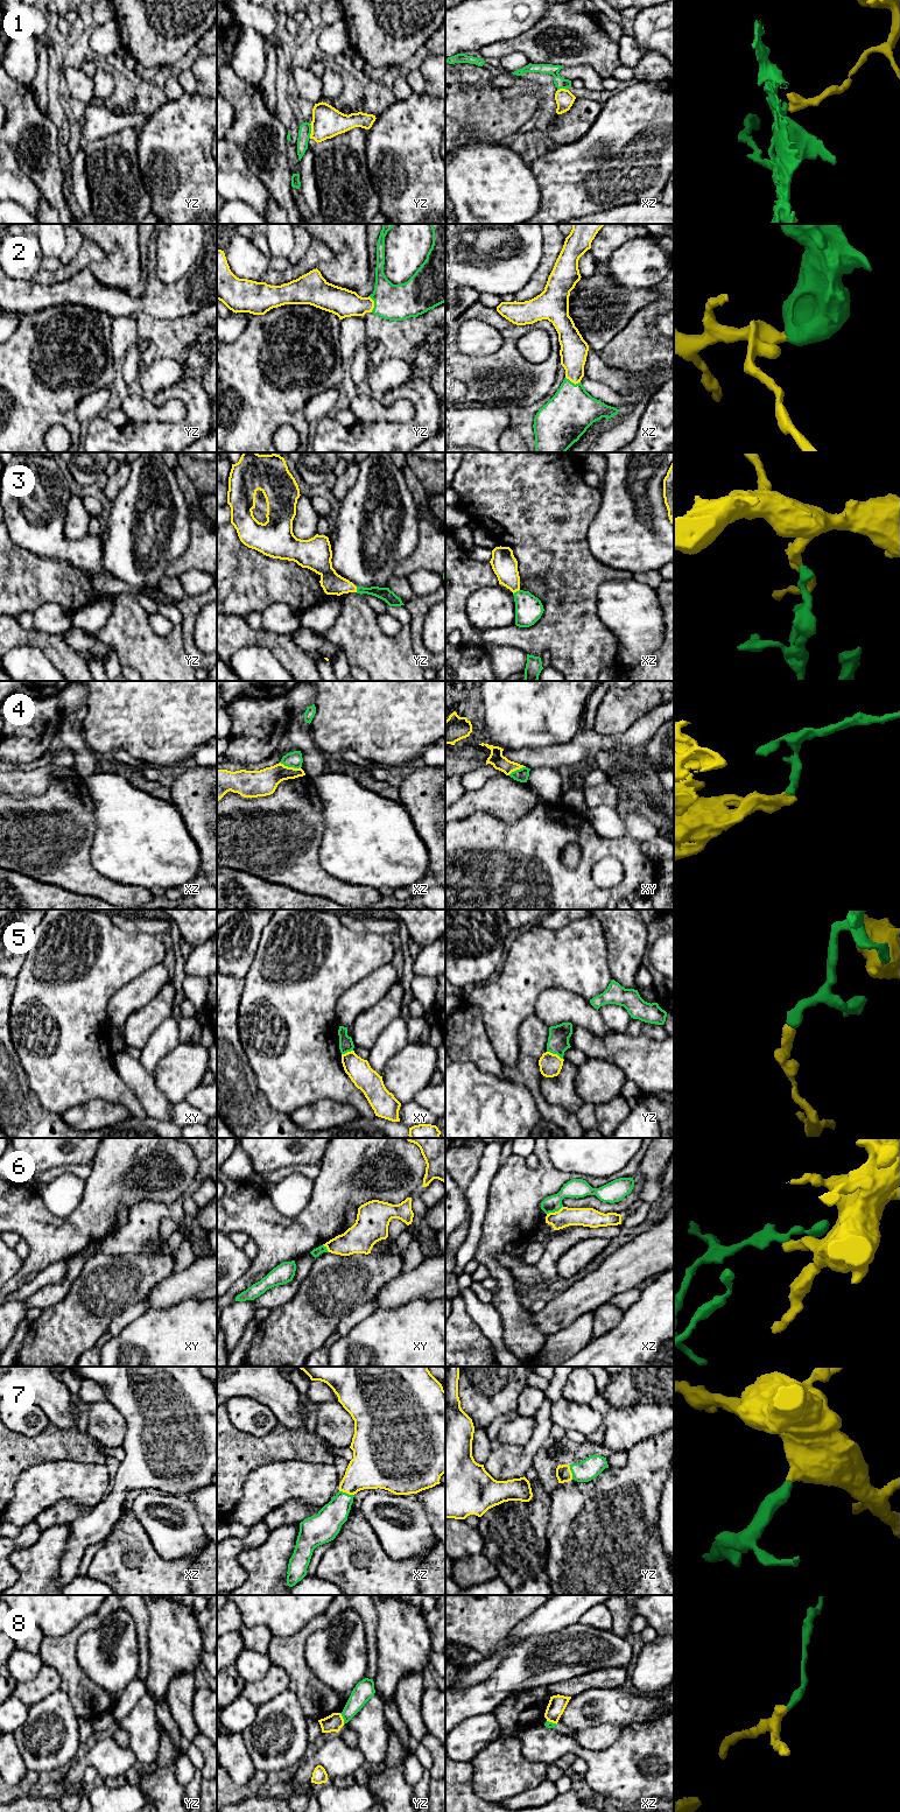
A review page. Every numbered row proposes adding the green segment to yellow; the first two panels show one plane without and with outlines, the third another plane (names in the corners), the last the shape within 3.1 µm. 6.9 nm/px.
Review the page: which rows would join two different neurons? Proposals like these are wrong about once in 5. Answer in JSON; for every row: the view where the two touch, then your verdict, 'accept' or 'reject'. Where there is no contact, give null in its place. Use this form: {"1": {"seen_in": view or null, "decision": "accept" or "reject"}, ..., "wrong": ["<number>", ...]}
{"1": {"seen_in": "yz", "decision": "reject"}, "2": {"seen_in": "yz", "decision": "accept"}, "3": {"seen_in": "xz", "decision": "accept"}, "4": {"seen_in": "xz", "decision": "reject"}, "5": {"seen_in": "yz", "decision": "reject"}, "6": {"seen_in": "xz", "decision": "reject"}, "7": {"seen_in": "xz", "decision": "accept"}, "8": {"seen_in": "yz", "decision": "reject"}, "wrong": ["1", "4", "5", "6", "8"]}

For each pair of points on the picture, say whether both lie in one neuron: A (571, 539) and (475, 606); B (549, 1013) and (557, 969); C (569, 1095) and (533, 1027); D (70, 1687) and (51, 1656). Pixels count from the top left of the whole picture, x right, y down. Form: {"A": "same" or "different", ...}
{"A": "different", "B": "different", "C": "different", "D": "same"}

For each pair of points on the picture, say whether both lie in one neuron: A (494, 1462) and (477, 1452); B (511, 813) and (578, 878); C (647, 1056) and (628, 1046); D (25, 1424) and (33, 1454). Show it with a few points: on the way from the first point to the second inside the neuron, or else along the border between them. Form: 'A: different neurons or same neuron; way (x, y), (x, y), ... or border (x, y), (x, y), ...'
A: different neurons; border (491, 1451), (483, 1463)
B: different neurons; border (538, 801), (513, 822), (503, 822), (491, 815)
C: same neuron; way (642, 1056), (639, 1056), (633, 1051)
D: different neurons; border (50, 1423), (34, 1435), (25, 1435), (12, 1431)

